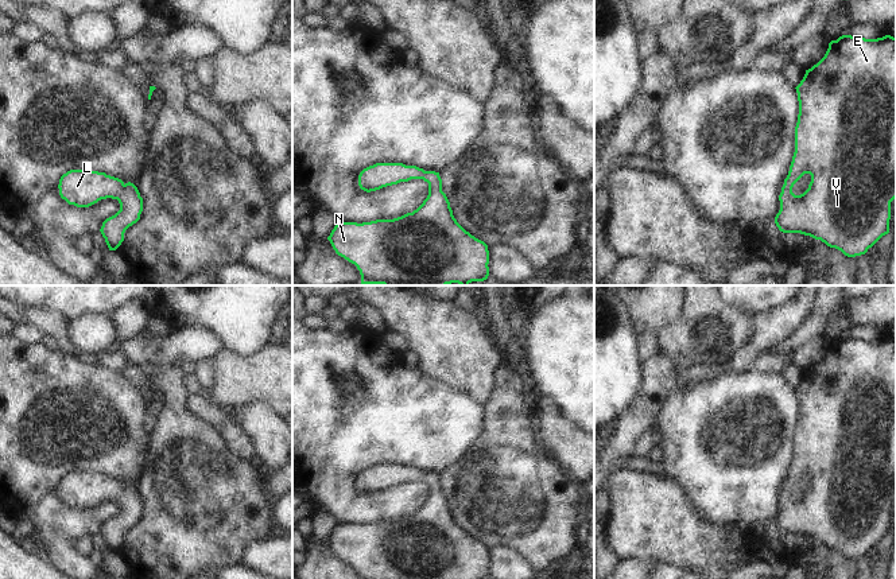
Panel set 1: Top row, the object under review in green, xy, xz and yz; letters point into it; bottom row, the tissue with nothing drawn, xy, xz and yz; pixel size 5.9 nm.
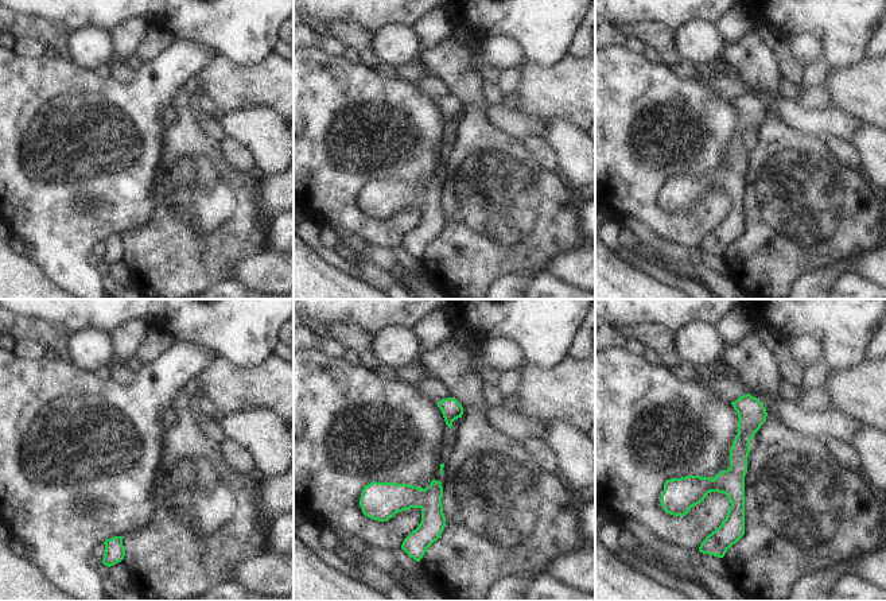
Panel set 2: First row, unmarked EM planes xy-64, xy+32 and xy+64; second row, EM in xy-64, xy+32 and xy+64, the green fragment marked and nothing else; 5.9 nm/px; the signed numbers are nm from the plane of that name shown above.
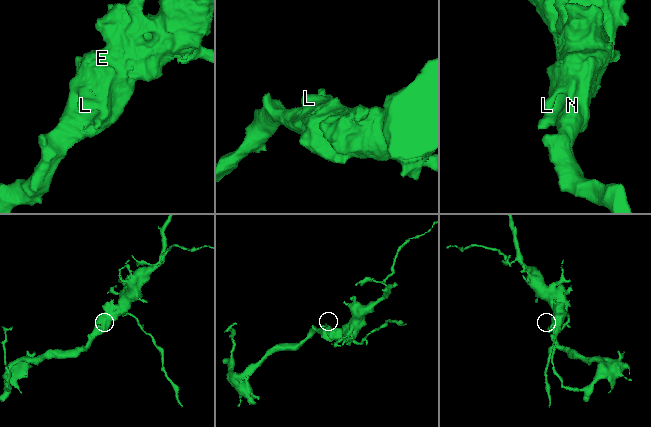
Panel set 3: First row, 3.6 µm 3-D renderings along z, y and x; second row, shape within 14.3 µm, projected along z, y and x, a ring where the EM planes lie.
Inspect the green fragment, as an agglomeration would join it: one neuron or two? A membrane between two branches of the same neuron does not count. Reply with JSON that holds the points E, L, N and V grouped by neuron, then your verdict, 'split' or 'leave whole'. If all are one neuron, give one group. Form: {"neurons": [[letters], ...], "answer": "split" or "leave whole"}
{"neurons": [["E", "L", "N", "V"]], "answer": "leave whole"}

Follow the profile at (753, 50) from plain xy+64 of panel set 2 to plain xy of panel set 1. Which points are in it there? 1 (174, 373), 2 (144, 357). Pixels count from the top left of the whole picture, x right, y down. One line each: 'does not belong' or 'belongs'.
1: belongs
2: belongs

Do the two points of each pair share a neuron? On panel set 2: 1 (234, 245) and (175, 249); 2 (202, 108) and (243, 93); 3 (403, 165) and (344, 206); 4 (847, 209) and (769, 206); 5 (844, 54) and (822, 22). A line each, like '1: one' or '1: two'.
1: one
2: two
3: one
4: one
5: one

